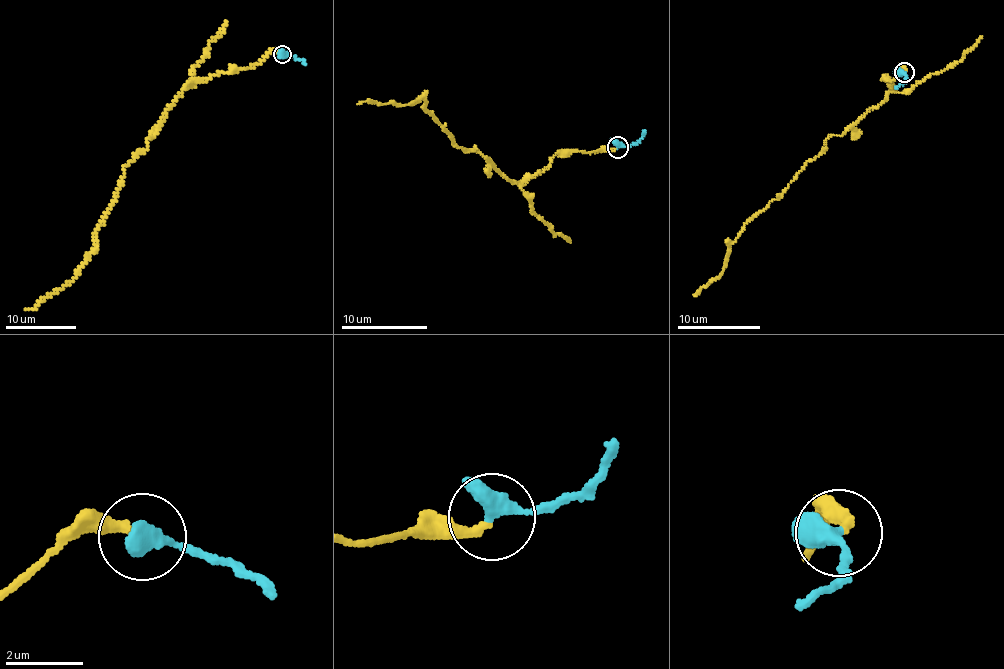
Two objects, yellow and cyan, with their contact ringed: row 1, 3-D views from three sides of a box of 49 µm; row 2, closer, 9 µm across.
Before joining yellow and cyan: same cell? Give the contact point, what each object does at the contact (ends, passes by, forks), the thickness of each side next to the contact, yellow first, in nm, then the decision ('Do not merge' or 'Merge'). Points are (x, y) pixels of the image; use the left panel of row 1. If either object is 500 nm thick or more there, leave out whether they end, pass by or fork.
Place: (282, 54). Thickness 240 nm (yellow) against 550 nm. Merge

